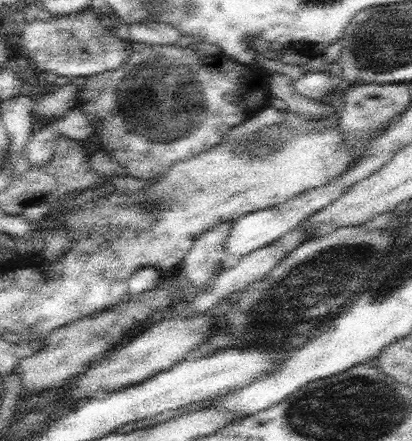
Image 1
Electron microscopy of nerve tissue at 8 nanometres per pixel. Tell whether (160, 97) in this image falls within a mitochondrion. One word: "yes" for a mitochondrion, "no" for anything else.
yes

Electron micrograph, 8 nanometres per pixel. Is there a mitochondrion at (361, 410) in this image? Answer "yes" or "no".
yes

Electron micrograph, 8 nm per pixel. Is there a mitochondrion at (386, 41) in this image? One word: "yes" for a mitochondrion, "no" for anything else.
yes

